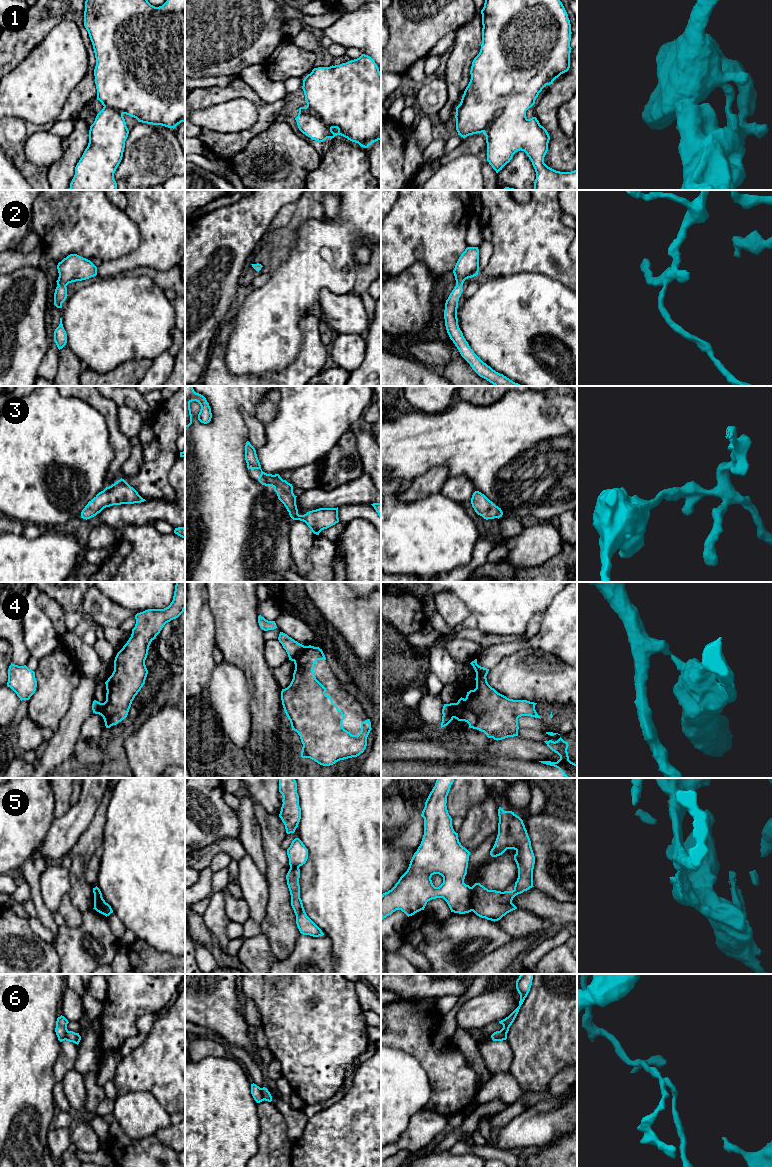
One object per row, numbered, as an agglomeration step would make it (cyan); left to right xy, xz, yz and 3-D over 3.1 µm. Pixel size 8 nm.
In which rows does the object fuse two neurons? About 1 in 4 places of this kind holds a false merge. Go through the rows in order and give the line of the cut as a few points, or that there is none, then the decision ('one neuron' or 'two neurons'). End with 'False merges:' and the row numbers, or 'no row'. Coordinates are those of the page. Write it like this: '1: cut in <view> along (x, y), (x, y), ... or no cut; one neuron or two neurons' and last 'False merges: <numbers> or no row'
1: no cut; one neuron
2: no cut; one neuron
3: no cut; one neuron
4: cut in xz along (305, 646), (302, 653), (294, 661); two neurons
5: cut in yz along (470, 887), (470, 908), (472, 910); two neurons
6: cut in xz along (260, 1088), (264, 1099); two neurons
False merges: 4, 5, 6

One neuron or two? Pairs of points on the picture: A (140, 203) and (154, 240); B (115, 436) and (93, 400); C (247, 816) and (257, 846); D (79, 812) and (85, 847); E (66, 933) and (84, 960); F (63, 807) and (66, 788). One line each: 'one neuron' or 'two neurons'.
A: one neuron
B: one neuron
C: one neuron
D: two neurons
E: one neuron
F: one neuron

